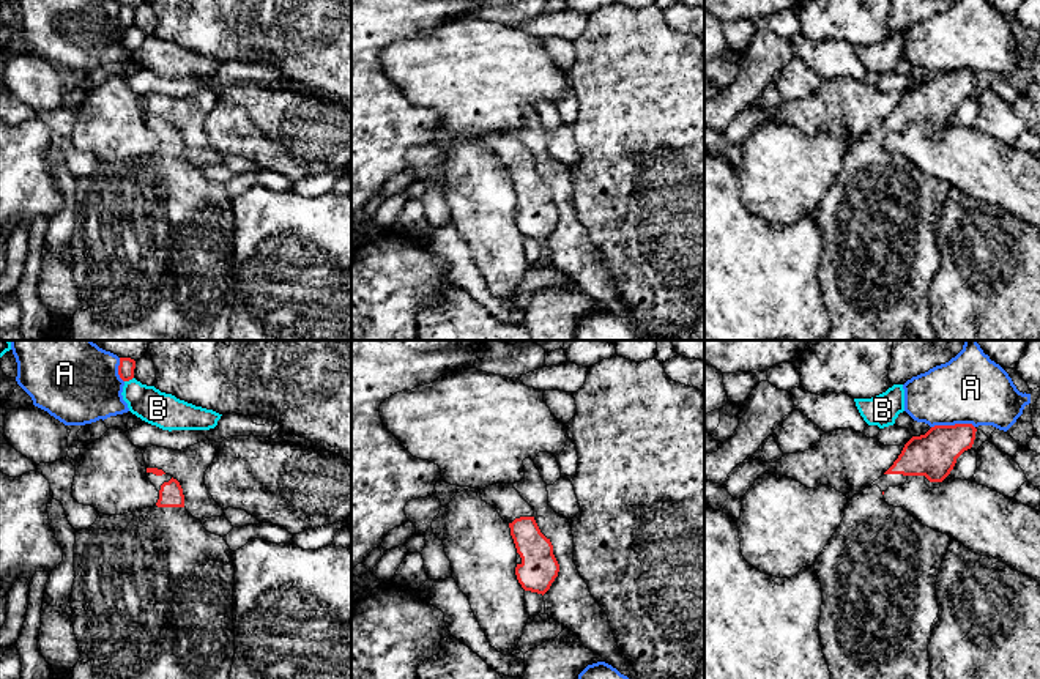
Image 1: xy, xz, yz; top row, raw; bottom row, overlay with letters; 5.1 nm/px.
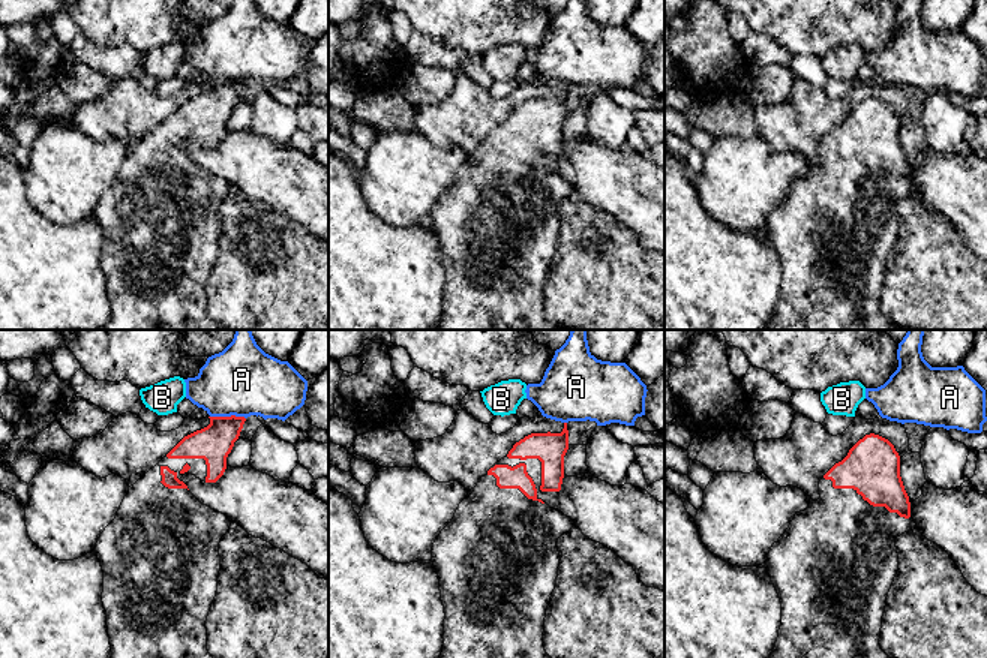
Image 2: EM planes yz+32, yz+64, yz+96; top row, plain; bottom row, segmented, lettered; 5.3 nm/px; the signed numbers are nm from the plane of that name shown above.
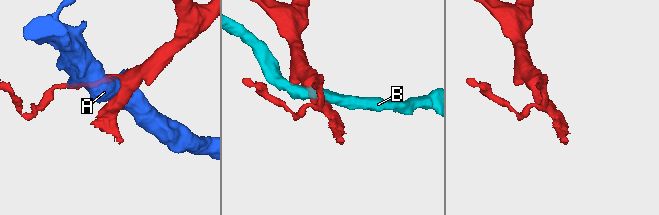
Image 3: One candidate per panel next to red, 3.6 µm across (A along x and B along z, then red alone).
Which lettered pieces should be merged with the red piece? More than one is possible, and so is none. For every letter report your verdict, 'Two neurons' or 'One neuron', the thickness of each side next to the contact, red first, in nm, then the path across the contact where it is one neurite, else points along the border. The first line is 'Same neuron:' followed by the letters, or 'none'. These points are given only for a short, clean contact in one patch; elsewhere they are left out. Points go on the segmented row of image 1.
Same neuron: none
A: Two neurons. Thickness 220 nm (red) against 360 nm
B: Two neurons. Thickness 80 nm (red) against 180 nm. Boundary: xy (133, 377), (125, 382)

